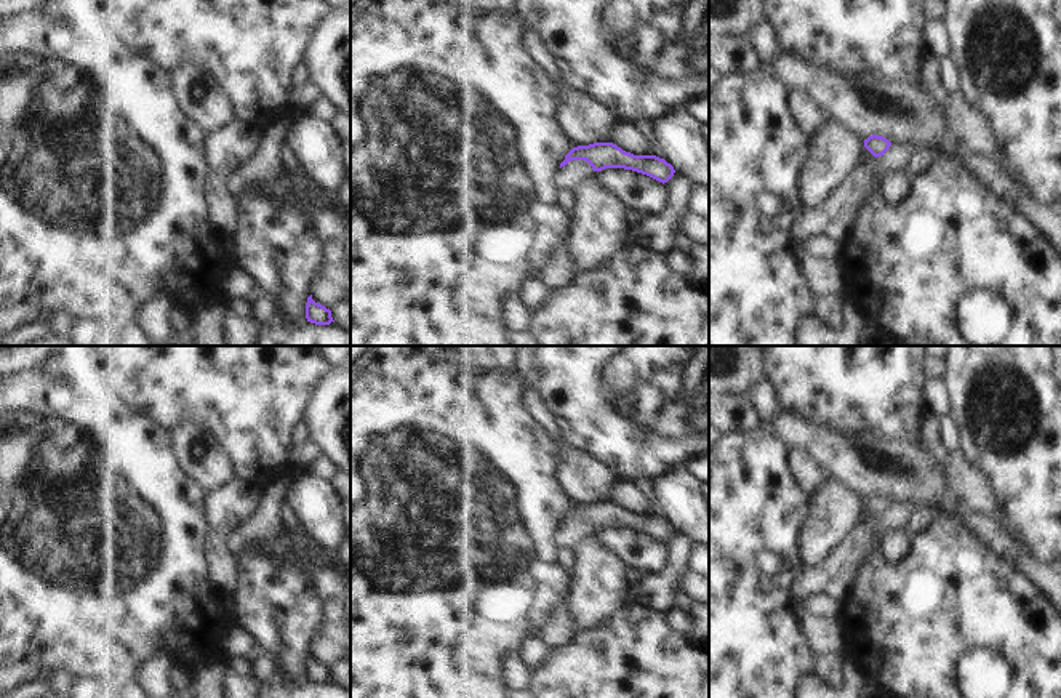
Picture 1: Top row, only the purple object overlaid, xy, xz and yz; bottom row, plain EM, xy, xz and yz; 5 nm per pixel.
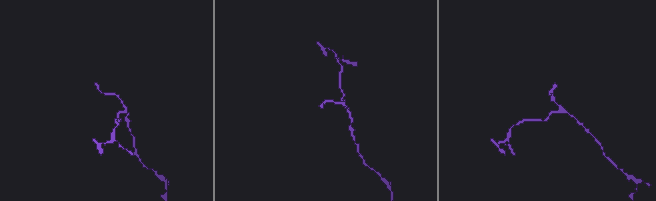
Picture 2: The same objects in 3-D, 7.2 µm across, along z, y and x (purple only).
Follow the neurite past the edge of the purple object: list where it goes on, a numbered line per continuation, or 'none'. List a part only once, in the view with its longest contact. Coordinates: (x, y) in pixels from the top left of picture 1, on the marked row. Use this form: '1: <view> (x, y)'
none

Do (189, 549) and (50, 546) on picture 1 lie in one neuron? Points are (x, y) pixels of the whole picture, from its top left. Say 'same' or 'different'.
same

